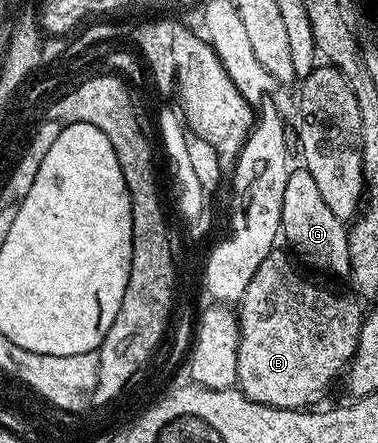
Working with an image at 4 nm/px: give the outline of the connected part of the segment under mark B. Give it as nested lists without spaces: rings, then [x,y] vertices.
[[[272,250],[264,258],[262,265],[258,265],[258,273],[250,277],[250,285],[246,285],[240,298],[240,344],[236,382],[238,390],[251,403],[261,403],[267,407],[308,409],[319,404],[316,402],[323,397],[324,390],[339,375],[341,378],[345,374],[348,364],[356,355],[362,310],[360,311],[359,305],[355,303],[357,300],[351,294],[348,296],[340,291],[331,291],[330,288],[300,275],[299,269],[292,264],[293,256],[287,250],[280,250]]]

